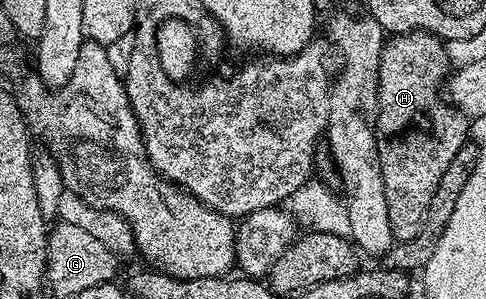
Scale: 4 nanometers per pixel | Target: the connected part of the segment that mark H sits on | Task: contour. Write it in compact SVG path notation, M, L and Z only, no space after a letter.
M412 31L410 35L391 35L383 44L379 61L377 114L373 122L376 129L375 149L379 157L381 177L385 181L385 205L389 205L389 225L397 243L413 241L413 237L417 237L429 209L429 200L433 198L445 169L449 169L453 157L457 157L457 153L469 141L468 116L441 98L441 88L449 75L449 60L444 44L444 40L425 31Z

